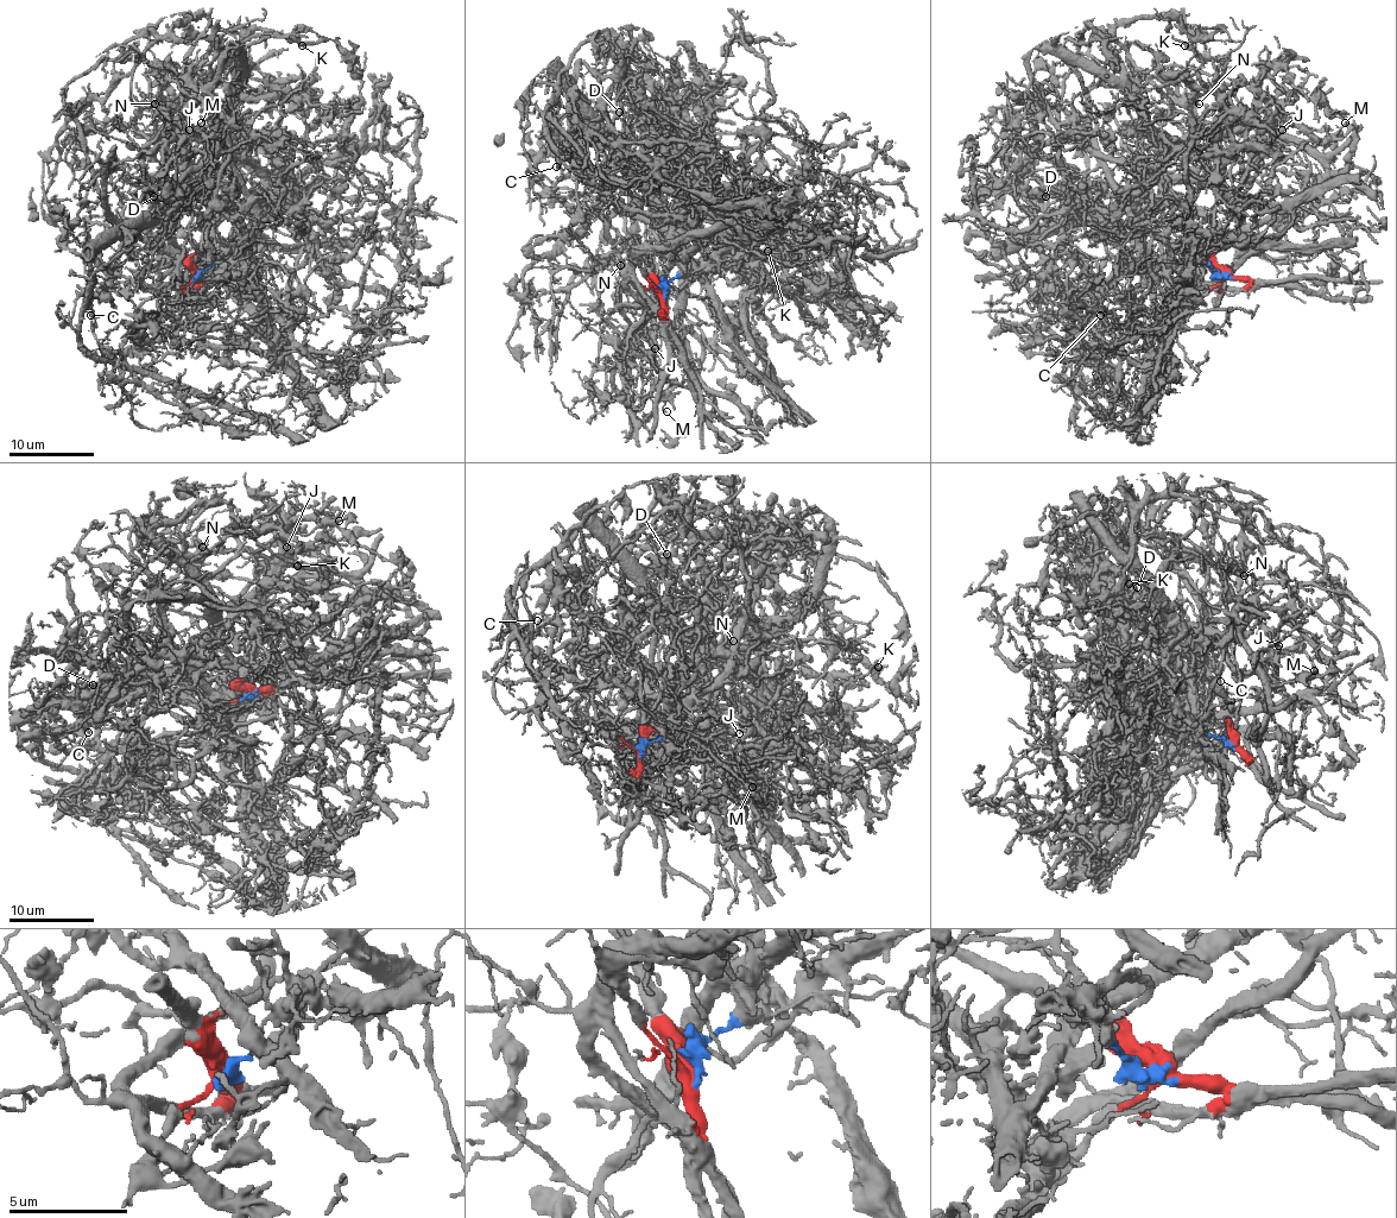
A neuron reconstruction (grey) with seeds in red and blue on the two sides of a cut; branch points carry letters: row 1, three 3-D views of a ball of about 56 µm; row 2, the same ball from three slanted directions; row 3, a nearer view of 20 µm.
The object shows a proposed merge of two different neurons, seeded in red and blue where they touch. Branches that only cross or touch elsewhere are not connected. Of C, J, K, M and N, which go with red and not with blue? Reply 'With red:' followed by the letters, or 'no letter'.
With red: C, J, K, M, N

